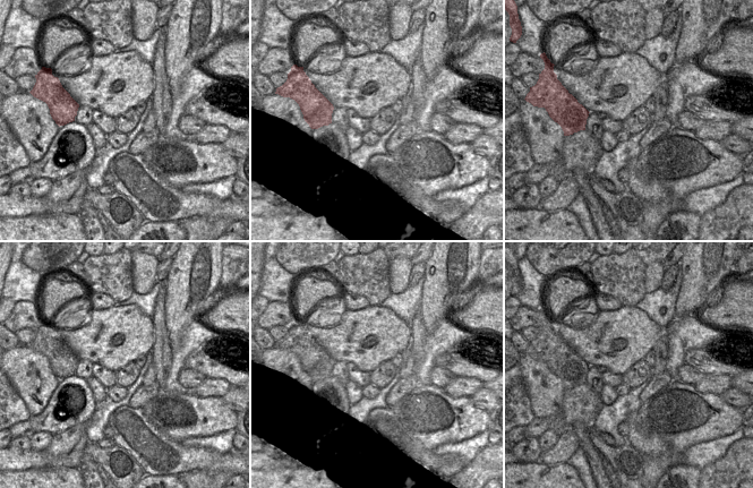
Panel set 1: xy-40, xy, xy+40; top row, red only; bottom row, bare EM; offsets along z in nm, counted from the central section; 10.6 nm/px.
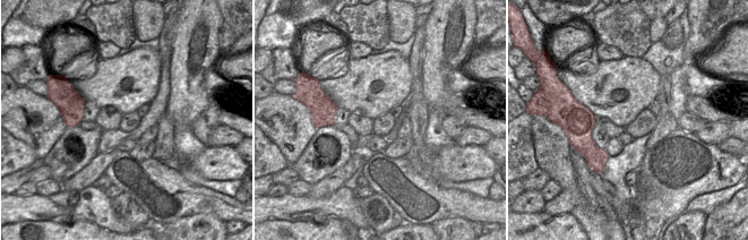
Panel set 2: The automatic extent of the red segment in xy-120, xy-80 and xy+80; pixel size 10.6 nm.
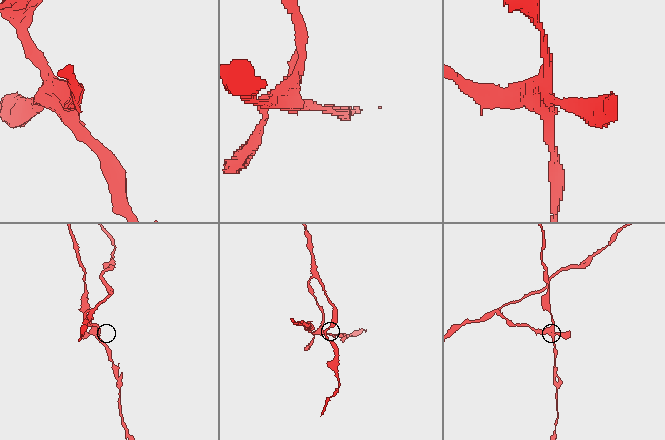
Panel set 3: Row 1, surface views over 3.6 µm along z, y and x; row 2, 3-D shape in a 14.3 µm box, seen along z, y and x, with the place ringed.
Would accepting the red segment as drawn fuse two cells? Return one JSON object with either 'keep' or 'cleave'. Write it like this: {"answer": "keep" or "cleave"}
{"answer": "cleave"}

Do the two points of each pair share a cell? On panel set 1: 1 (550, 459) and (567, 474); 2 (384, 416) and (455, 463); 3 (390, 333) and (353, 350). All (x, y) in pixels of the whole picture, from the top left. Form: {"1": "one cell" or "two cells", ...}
{"1": "two cells", "2": "one cell", "3": "one cell"}

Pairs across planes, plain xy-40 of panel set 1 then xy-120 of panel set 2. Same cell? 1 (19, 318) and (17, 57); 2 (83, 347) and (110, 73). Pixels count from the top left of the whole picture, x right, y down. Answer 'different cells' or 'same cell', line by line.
1: different cells
2: same cell

